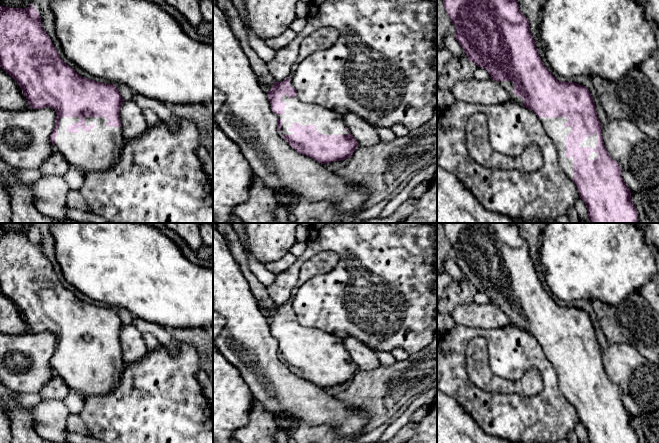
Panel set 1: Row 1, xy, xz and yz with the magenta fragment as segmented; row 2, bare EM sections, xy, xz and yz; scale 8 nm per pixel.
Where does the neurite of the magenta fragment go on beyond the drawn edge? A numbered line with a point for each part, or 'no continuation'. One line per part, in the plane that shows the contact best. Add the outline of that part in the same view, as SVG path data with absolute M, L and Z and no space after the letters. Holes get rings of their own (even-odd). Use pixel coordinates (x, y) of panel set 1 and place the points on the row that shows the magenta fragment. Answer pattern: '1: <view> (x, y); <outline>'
1: xy (99, 149); M61 117L56 144L53 146L70 164L82 173L106 170L118 159L126 142L122 127L109 127L105 117L86 117L85 125L93 124L90 132L78 128L78 133L69 133L67 127L79 122L78 117Z

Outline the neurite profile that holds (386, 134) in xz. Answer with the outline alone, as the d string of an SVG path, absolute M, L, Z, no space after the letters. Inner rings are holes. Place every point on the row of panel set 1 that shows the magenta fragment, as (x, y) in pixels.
M379 127L375 129L381 142L390 142L397 137L391 128Z

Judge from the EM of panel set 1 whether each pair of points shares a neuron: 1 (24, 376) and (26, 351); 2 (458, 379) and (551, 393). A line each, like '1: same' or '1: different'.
1: same
2: same

